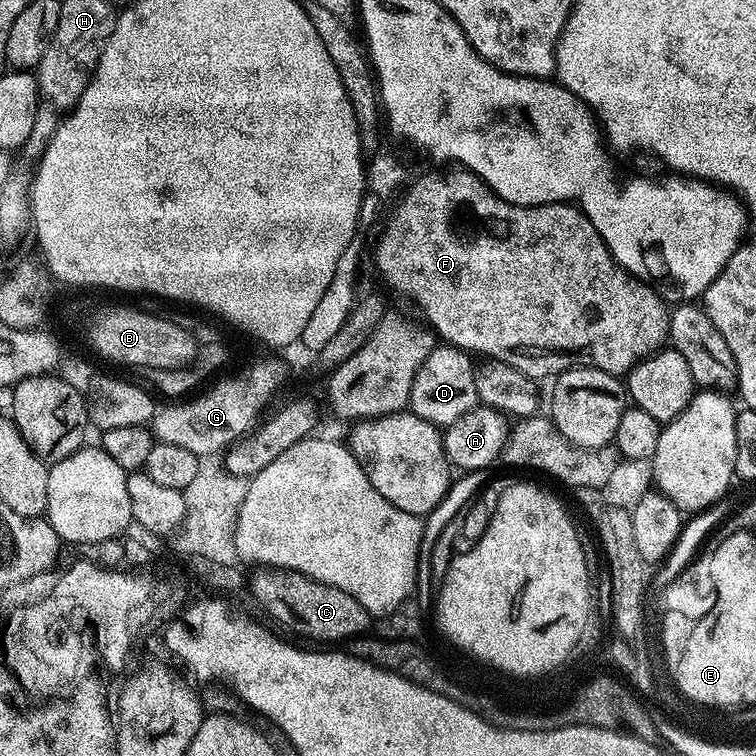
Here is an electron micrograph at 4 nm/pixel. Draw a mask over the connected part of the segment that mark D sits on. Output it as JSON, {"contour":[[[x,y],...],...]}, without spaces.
{"contour":[[[437,346],[426,358],[413,380],[410,411],[421,416],[426,422],[437,426],[447,426],[473,412],[481,403],[476,379],[478,368],[472,365],[473,357],[469,353],[451,346]]]}

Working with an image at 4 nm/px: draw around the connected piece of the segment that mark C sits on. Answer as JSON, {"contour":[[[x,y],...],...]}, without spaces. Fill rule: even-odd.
{"contour":[[[269,568],[257,571],[257,576],[250,581],[251,599],[256,599],[278,623],[300,636],[309,636],[312,640],[341,640],[347,642],[353,636],[359,636],[369,631],[368,623],[370,617],[364,609],[350,594],[338,590],[334,586],[326,586],[309,576],[303,576],[300,572],[287,572],[285,568]]]}

